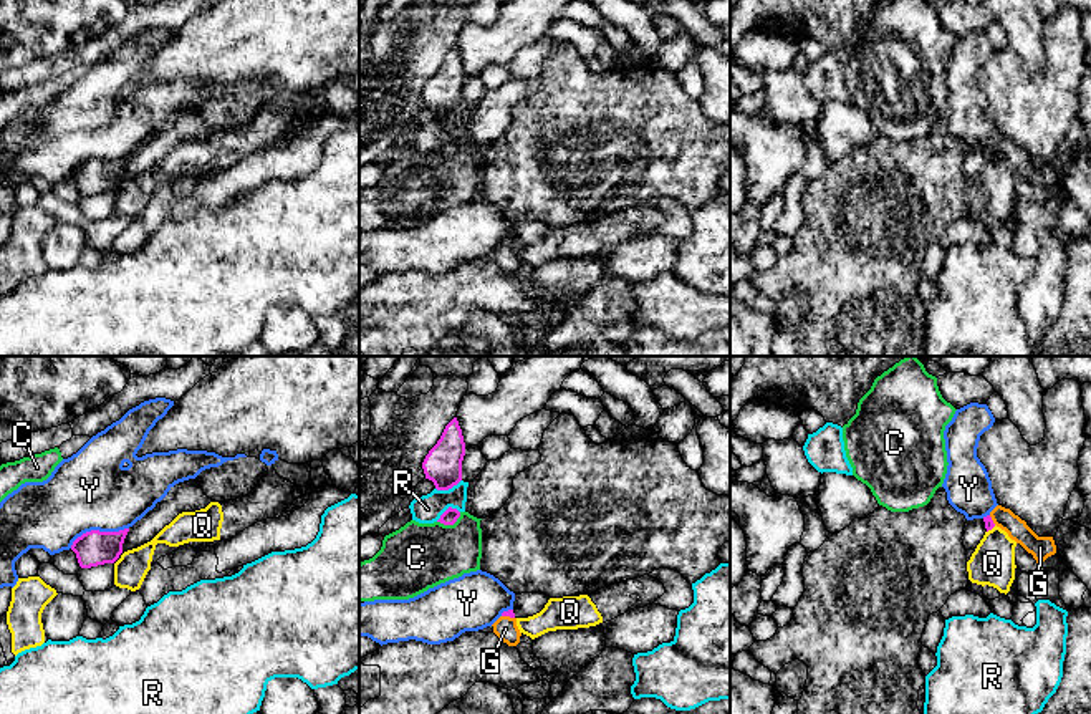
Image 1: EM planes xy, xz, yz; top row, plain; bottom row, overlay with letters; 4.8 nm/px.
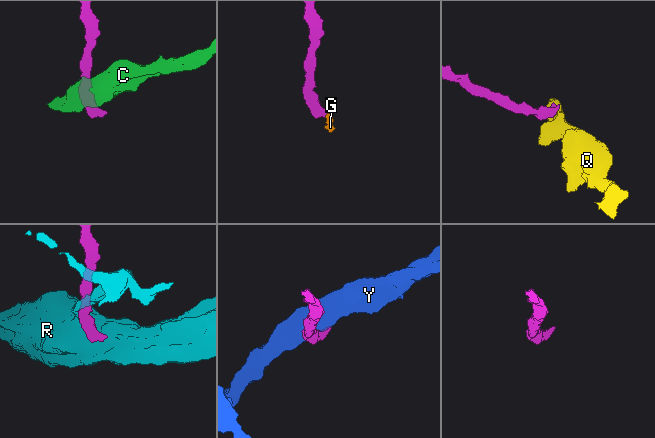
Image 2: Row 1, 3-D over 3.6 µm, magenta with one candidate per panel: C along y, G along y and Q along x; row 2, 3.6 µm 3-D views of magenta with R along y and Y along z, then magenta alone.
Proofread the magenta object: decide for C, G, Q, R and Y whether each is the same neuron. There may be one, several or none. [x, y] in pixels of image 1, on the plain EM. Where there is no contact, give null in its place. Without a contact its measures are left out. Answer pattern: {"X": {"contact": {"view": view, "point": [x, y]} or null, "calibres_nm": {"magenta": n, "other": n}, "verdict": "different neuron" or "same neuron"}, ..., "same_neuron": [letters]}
{"C": {"contact": {"view": "xz", "point": [451, 153]}, "calibres_nm": {"magenta": 80, "other": 320}, "verdict": "different neuron"}, "G": {"contact": {"view": "xz", "point": [509, 244]}, "calibres_nm": {"magenta": 40, "other": 110}, "verdict": "same neuron"}, "Q": {"contact": {"view": "yz", "point": [990, 158]}, "calibres_nm": {"magenta": 50, "other": 220}, "verdict": "different neuron"}, "R": {"contact": {"view": "xz", "point": [447, 118]}, "calibres_nm": {"magenta": 180, "other": 140}, "verdict": "different neuron"}, "Y": {"contact": {"view": "xy", "point": [98, 159]}, "calibres_nm": {"magenta": 170, "other": 380}, "verdict": "different neuron"}, "same_neuron": ["G"]}

